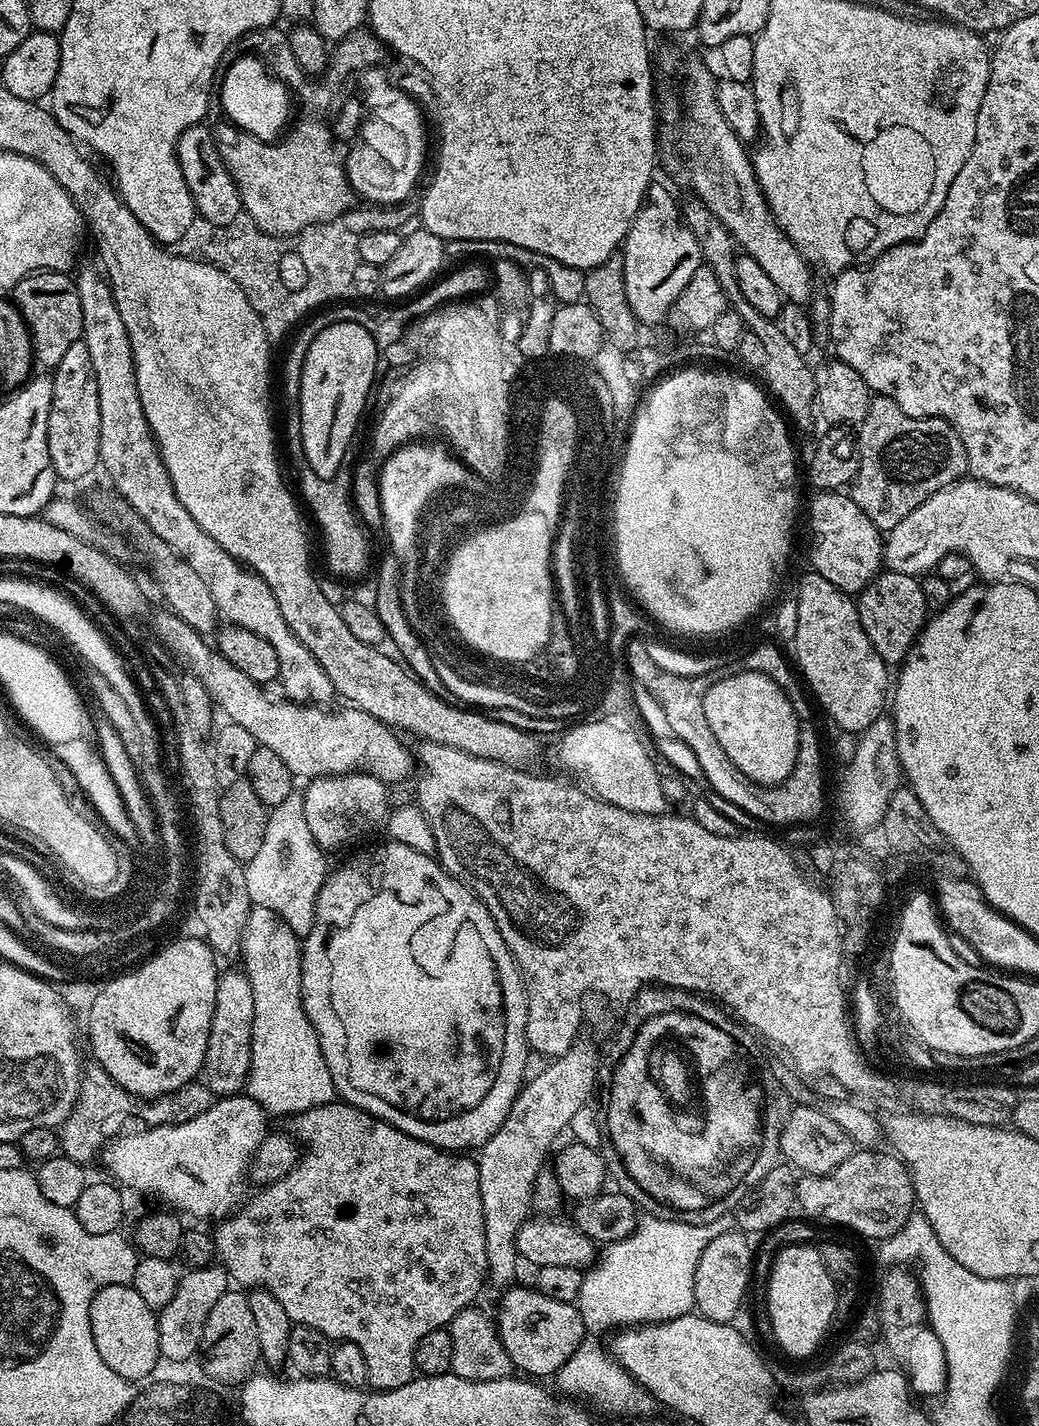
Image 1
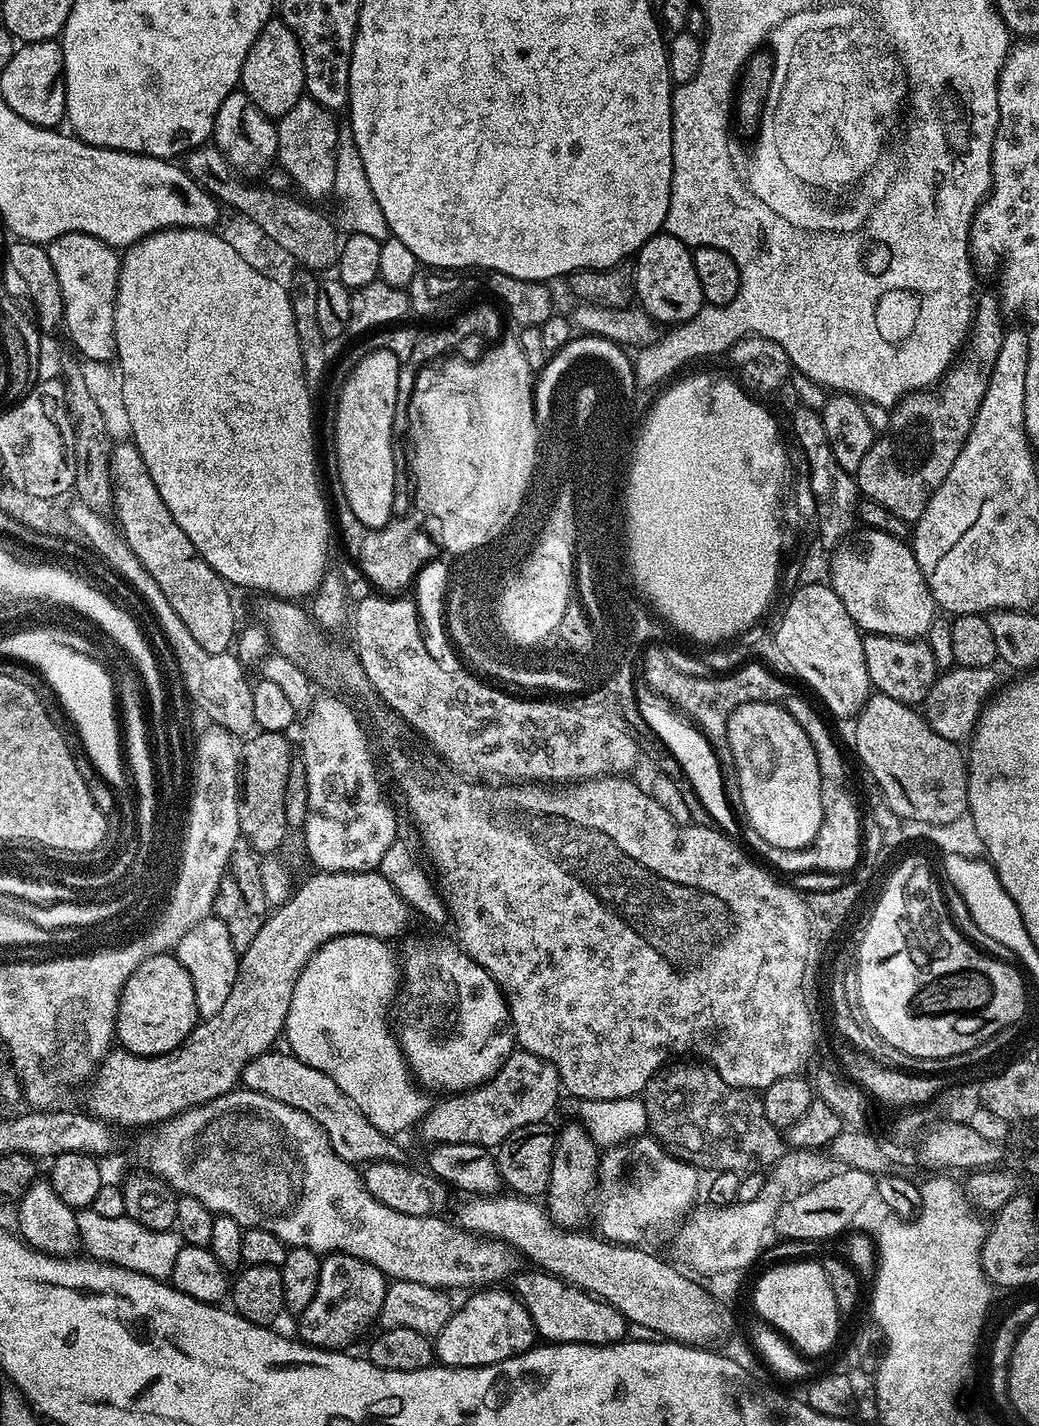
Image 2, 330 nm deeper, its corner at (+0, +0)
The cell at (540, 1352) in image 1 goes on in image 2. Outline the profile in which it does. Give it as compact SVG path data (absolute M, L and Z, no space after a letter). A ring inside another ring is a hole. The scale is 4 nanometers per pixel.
M488 1286L476 1290L464 1305L453 1311L450 1322L442 1326L442 1330L434 1338L434 1356L445 1368L481 1368L487 1364L497 1364L511 1356L521 1356L537 1343L538 1333L526 1306L521 1302L515 1291L503 1292L503 1287Z

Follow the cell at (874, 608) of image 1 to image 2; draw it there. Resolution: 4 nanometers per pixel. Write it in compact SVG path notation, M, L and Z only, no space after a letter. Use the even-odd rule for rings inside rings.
M870 632L864 636L862 654L866 654L866 670L870 674L873 689L879 695L889 696L909 706L923 705L938 675L927 639L903 640Z

